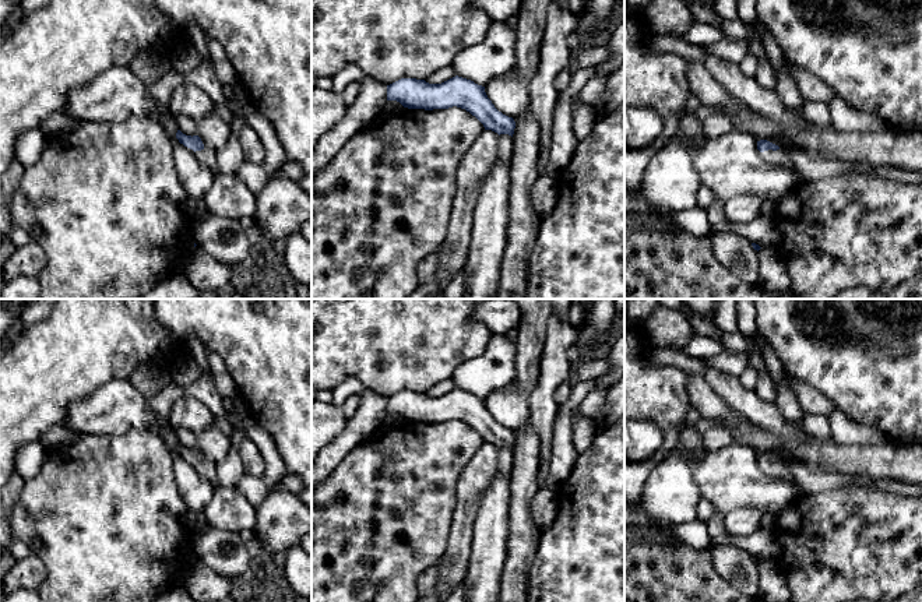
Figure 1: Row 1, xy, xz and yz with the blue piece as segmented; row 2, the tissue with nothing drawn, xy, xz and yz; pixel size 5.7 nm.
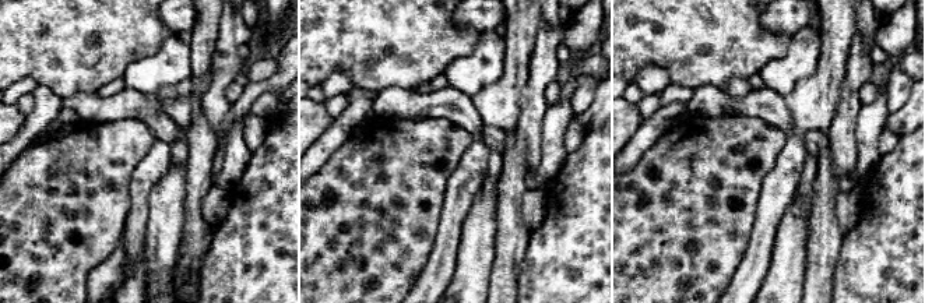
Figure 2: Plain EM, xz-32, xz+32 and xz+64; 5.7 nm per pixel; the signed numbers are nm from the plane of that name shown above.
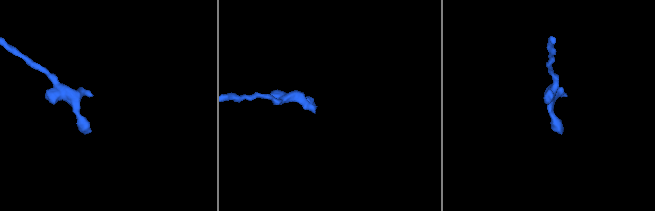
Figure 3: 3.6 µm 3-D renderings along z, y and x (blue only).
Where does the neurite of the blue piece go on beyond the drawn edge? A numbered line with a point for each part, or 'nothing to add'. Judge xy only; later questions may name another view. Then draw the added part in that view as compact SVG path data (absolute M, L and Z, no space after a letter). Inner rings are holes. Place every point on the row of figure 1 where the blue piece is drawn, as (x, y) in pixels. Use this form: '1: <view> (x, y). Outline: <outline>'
1: xy (206, 155). Outline: M204 148L201 151L196 151L194 154L201 162L208 165L217 173L217 159L212 149Z

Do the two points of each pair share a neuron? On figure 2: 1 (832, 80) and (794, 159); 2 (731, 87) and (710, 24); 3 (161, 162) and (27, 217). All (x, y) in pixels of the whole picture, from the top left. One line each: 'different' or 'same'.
1: same
2: different
3: different

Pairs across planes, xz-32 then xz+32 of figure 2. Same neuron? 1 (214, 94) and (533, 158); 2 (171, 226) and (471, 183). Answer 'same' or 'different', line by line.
1: same
2: different

